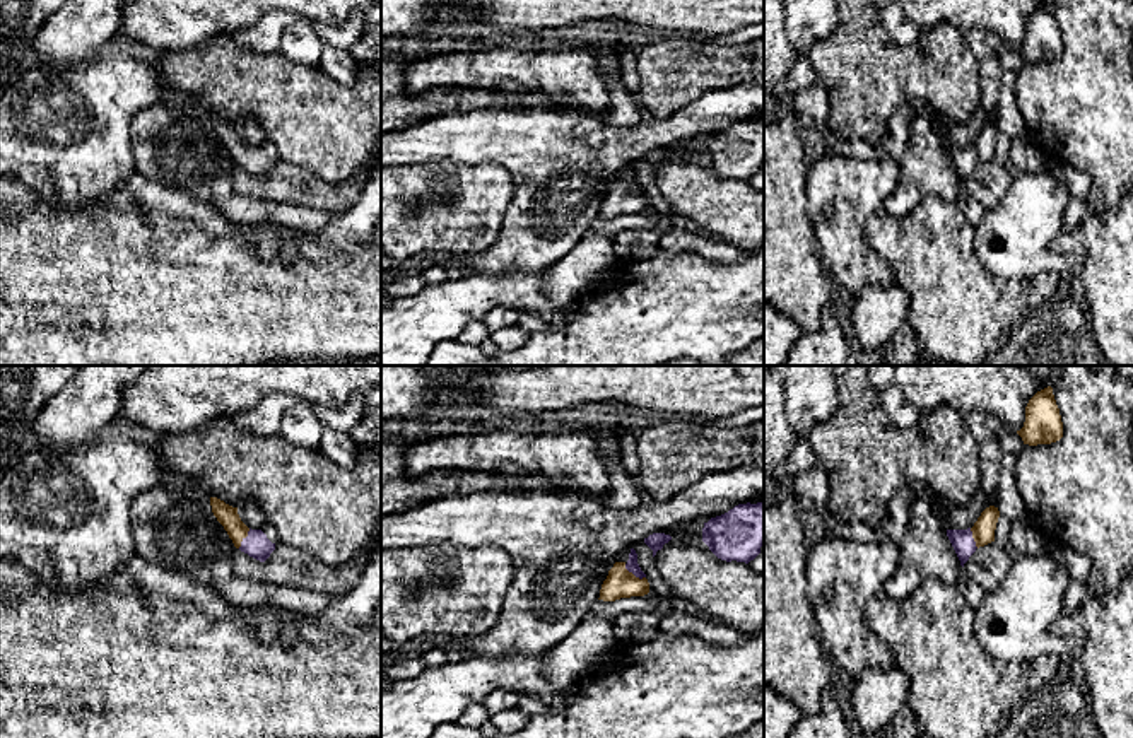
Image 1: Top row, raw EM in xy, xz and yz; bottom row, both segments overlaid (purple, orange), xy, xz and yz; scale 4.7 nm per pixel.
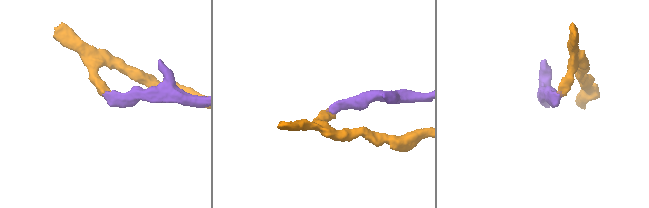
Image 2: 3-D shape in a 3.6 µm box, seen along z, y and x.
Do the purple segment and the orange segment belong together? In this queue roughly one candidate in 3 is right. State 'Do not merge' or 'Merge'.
Merge

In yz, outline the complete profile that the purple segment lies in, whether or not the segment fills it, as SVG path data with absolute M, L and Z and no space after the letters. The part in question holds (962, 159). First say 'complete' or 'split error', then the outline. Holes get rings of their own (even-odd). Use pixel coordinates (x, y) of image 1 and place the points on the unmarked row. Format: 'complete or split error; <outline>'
split error; M989 123L981 130L972 145L947 147L947 154L962 184L979 164L995 159L998 135L1000 135L998 125Z

